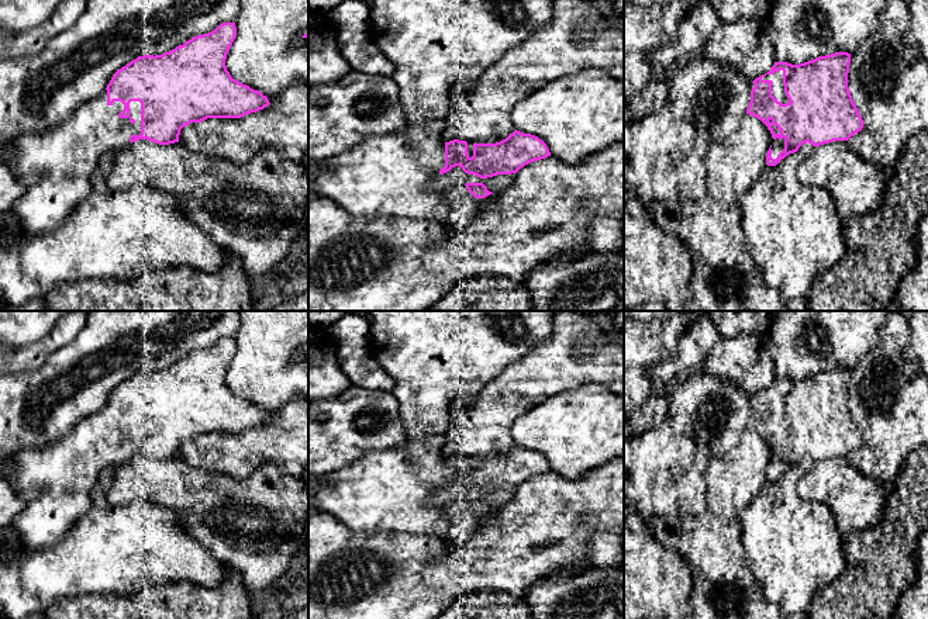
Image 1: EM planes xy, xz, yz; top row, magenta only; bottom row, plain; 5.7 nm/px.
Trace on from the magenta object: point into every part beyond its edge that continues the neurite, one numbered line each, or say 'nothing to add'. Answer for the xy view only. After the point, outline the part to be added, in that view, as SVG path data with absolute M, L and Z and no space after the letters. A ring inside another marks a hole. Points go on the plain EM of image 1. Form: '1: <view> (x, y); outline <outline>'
1: xy (64, 473); outline M107 405L79 421L56 442L34 450L20 450L10 456L0 470L15 494L34 488L38 495L25 502L10 529L0 528L0 560L41 551L62 540L73 525L92 508L92 490L100 473L107 467L127 463L131 450L141 449L141 418L130 418L130 432L120 433L121 416L107 419Z

